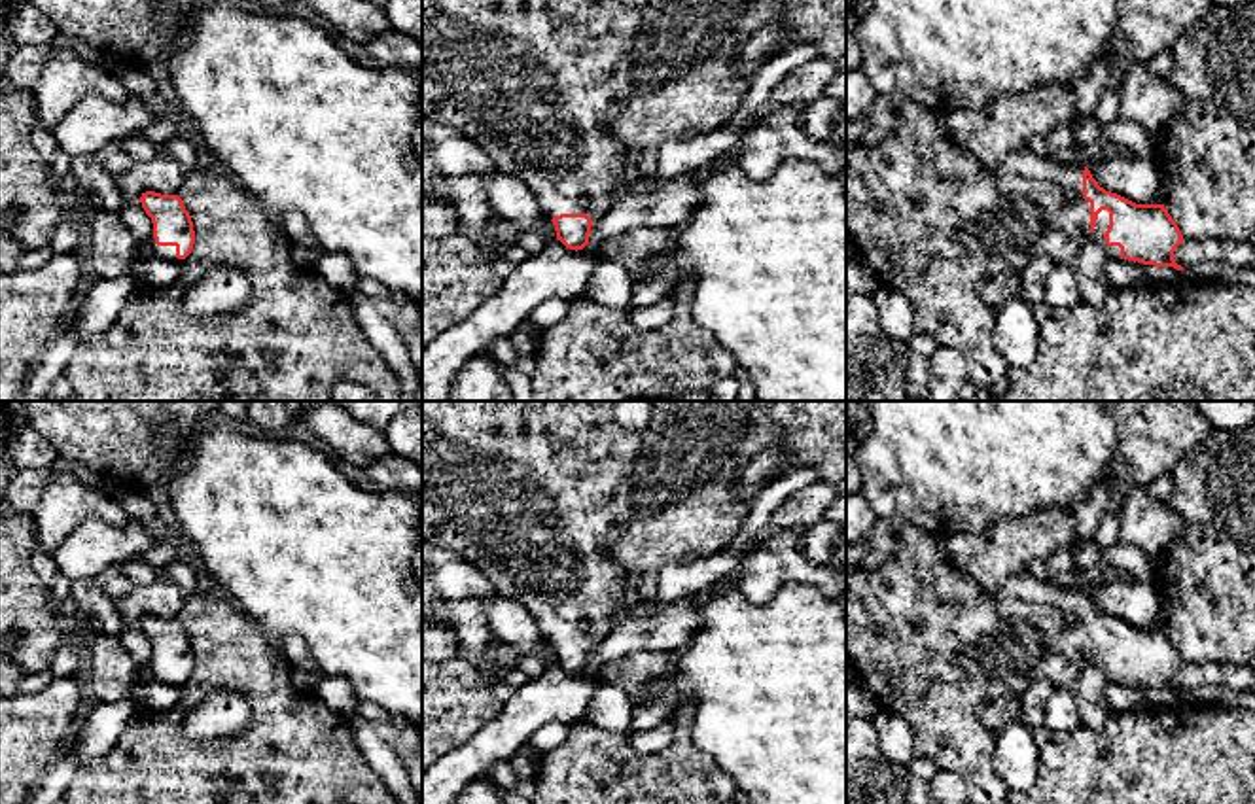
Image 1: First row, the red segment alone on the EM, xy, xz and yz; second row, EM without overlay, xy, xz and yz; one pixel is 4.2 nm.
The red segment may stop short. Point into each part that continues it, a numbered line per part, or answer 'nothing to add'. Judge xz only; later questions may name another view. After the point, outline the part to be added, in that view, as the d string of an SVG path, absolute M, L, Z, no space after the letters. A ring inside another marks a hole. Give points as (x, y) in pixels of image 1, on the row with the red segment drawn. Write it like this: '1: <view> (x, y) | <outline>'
1: xz (534, 84) | M422 0L422 117L458 129L492 159L500 172L526 182L538 195L545 218L587 214L596 223L613 206L613 191L630 176L632 155L610 134L608 123L628 100L640 28L640 9L627 8L619 0Z

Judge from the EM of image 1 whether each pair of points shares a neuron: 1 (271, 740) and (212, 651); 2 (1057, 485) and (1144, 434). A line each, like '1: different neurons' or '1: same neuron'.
1: same neuron
2: different neurons

